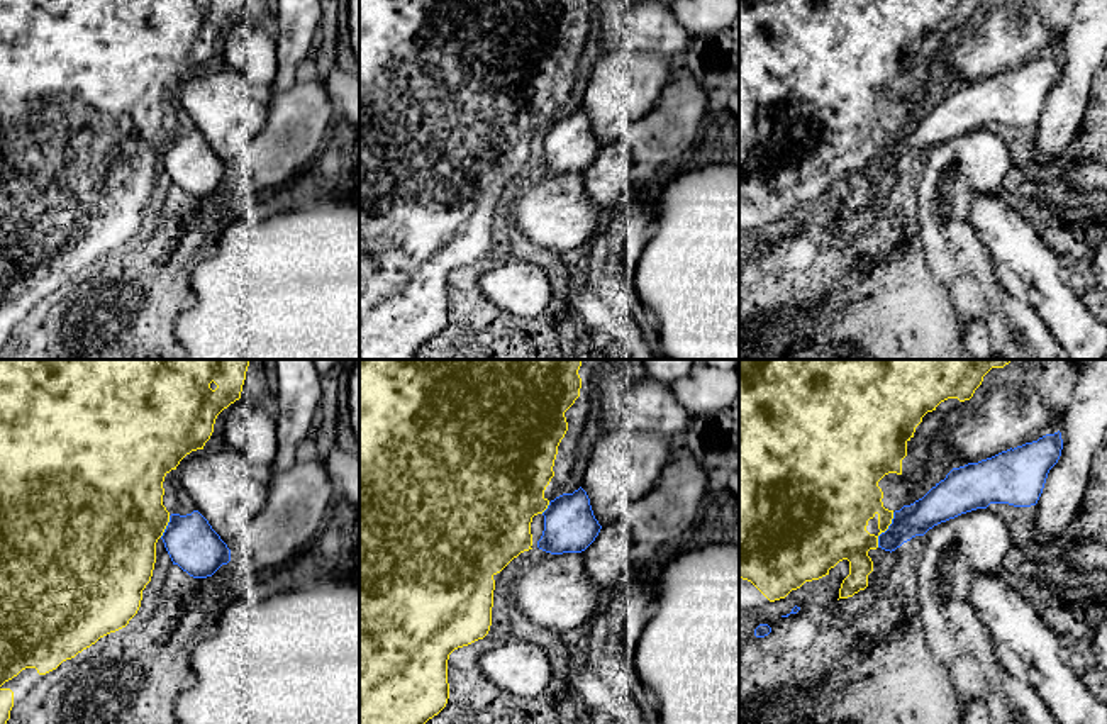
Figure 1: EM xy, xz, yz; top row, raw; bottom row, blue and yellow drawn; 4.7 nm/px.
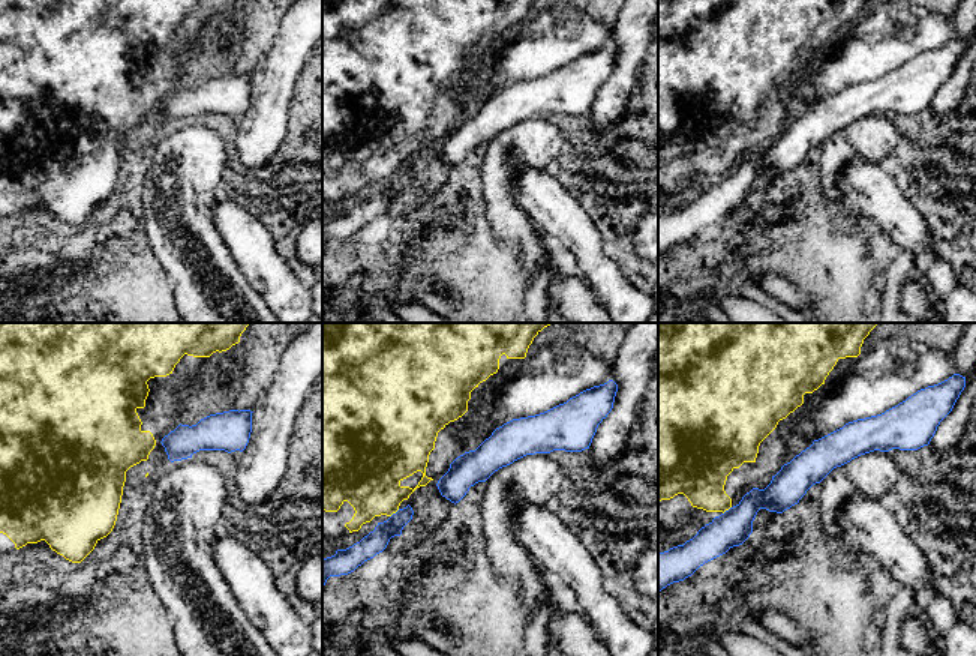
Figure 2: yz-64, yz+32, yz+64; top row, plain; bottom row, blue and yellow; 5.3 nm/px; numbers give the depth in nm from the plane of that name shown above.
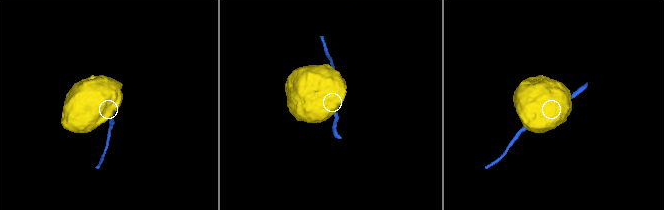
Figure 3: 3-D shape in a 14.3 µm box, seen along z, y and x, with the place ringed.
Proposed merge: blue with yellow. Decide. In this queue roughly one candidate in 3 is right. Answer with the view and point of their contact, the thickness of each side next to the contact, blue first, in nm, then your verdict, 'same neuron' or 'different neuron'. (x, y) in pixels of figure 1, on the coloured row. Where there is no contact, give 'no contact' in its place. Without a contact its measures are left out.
yz (887, 529) | 160/320 nm | different neuron

